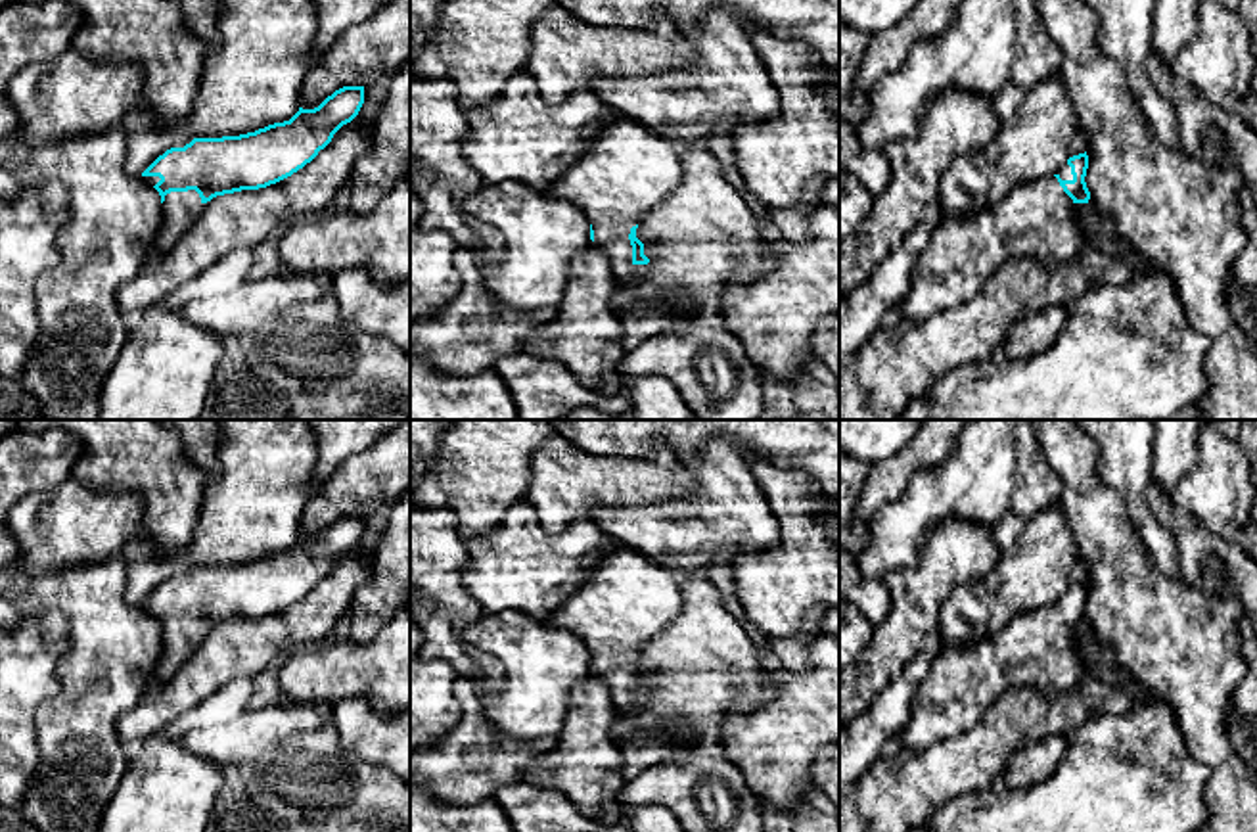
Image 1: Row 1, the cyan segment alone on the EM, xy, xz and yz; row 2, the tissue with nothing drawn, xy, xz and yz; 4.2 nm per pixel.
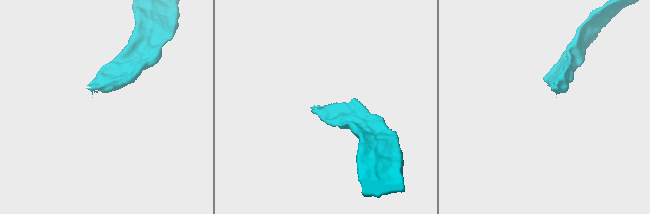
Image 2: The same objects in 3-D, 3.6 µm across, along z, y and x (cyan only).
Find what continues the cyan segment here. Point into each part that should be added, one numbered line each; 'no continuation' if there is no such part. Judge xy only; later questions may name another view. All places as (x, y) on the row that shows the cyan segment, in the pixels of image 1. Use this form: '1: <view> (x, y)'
1: xy (181, 208)

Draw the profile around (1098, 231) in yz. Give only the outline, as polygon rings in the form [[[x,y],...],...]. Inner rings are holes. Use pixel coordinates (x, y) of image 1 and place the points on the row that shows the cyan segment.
[[[1092,197],[1086,203],[1075,203],[1075,215],[1085,232],[1086,247],[1125,261],[1132,272],[1148,272],[1154,266],[1152,261],[1117,236],[1113,222],[1094,205]]]

